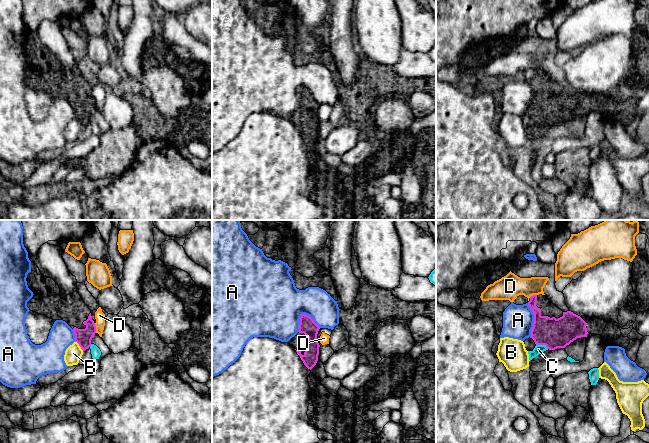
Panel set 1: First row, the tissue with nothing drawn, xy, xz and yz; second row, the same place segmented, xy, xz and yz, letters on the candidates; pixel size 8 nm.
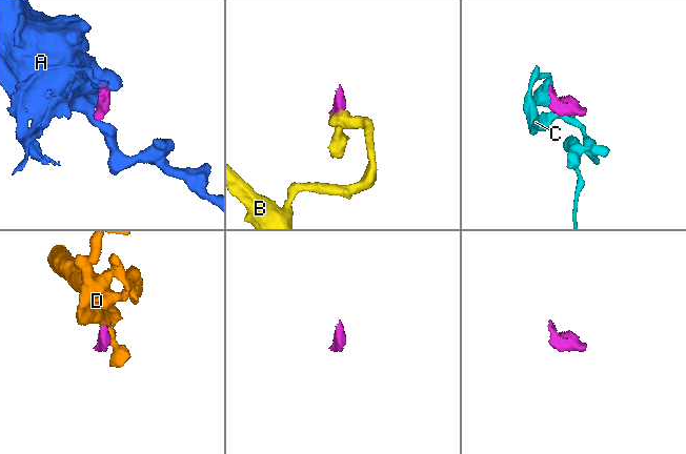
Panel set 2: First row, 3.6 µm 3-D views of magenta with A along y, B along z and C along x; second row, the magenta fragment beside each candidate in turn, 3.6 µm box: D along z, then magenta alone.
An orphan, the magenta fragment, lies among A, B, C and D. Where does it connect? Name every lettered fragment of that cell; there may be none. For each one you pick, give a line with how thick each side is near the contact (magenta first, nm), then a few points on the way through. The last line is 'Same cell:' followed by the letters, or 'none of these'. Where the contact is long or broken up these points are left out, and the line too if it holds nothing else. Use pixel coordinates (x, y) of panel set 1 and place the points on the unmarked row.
Same cell: none of these

